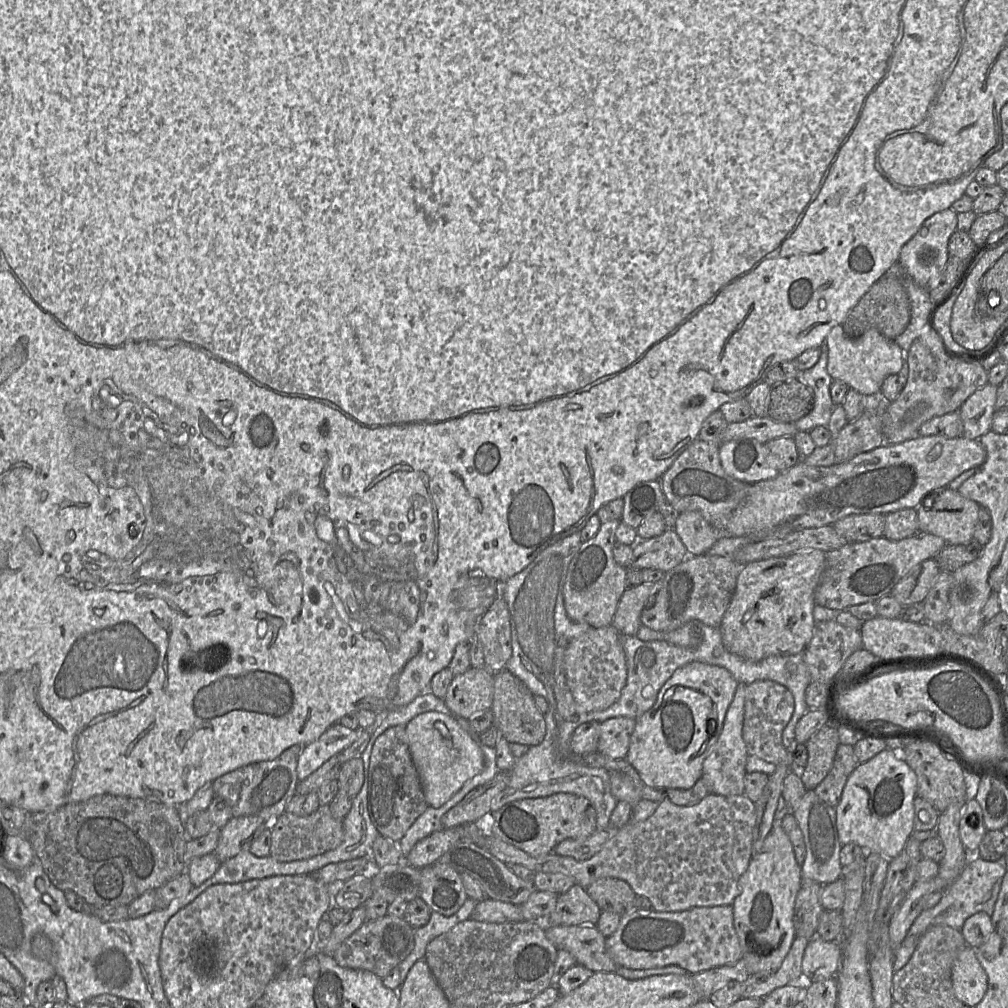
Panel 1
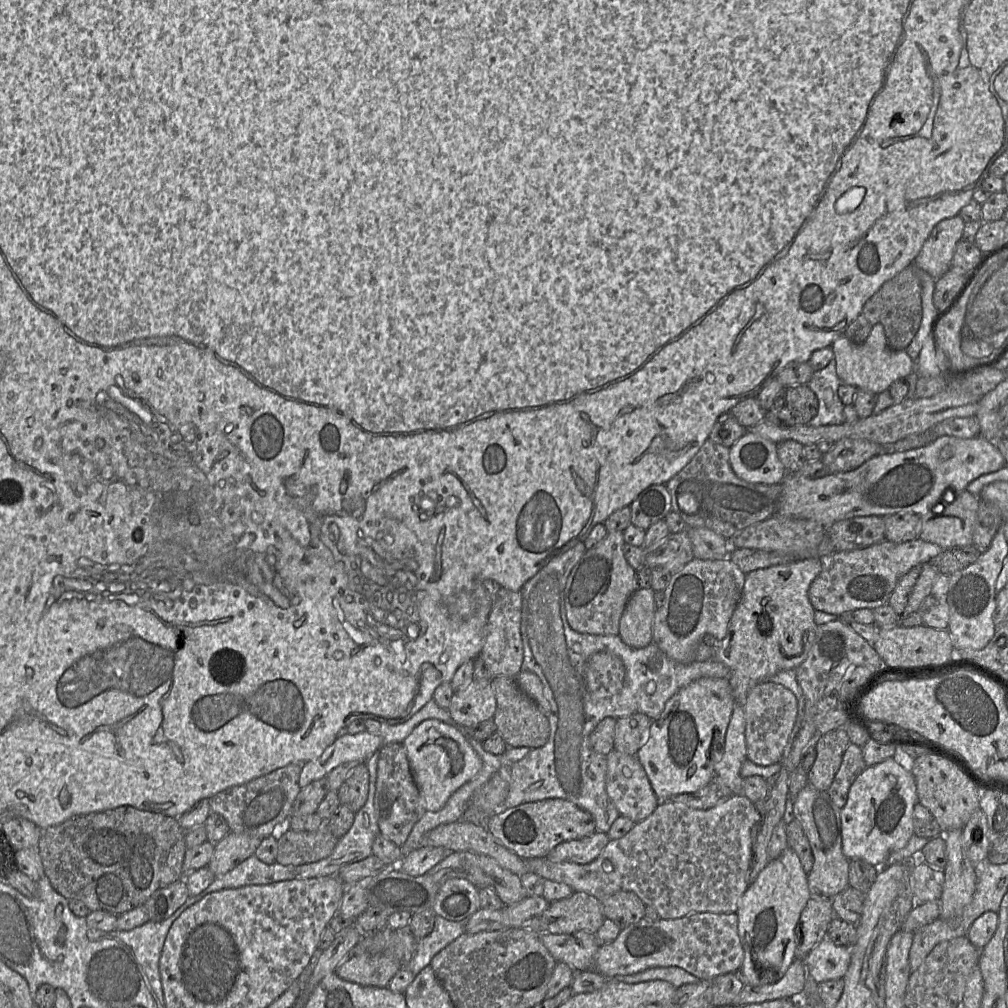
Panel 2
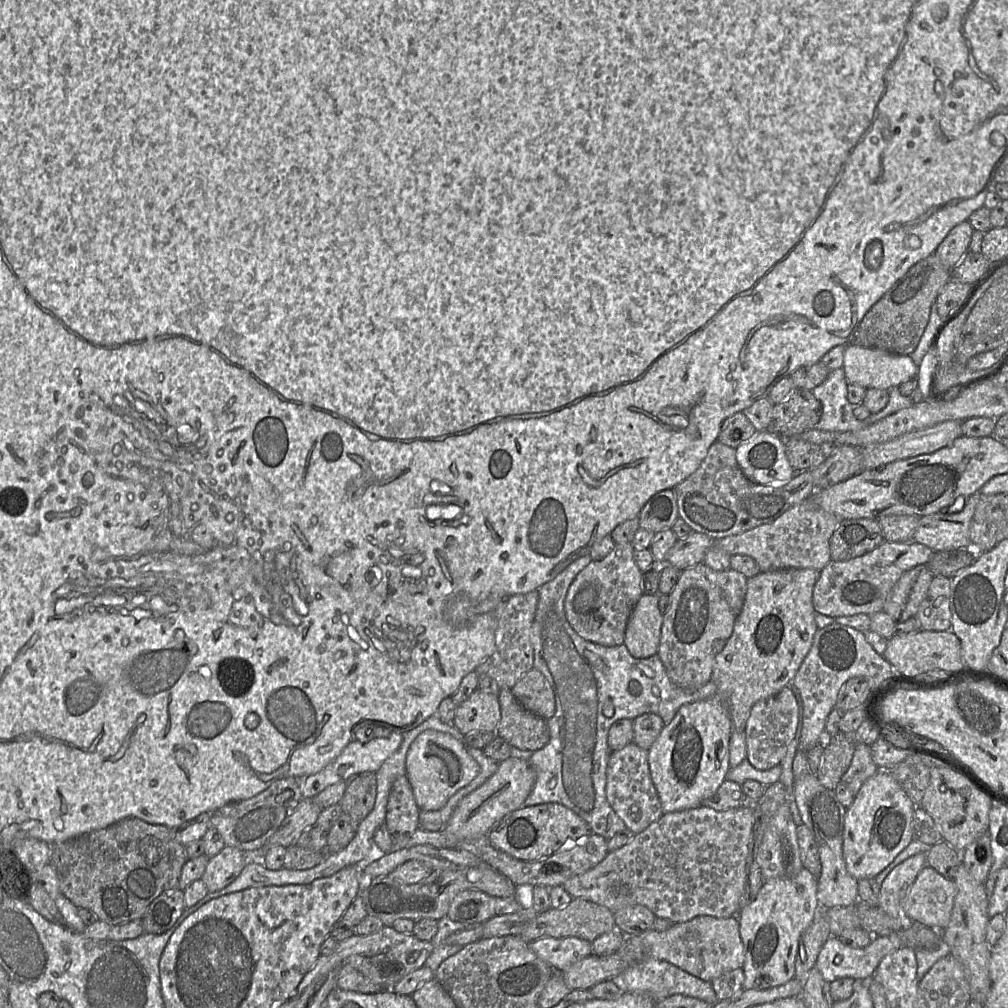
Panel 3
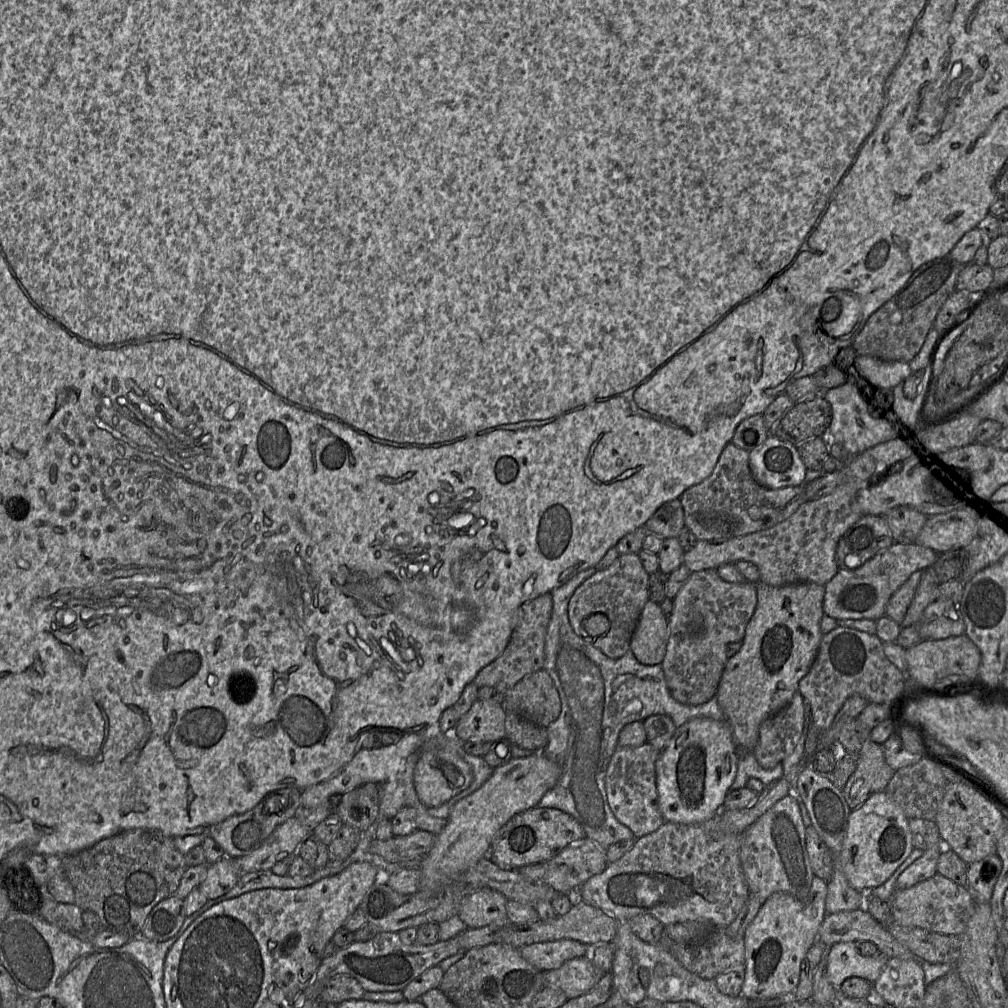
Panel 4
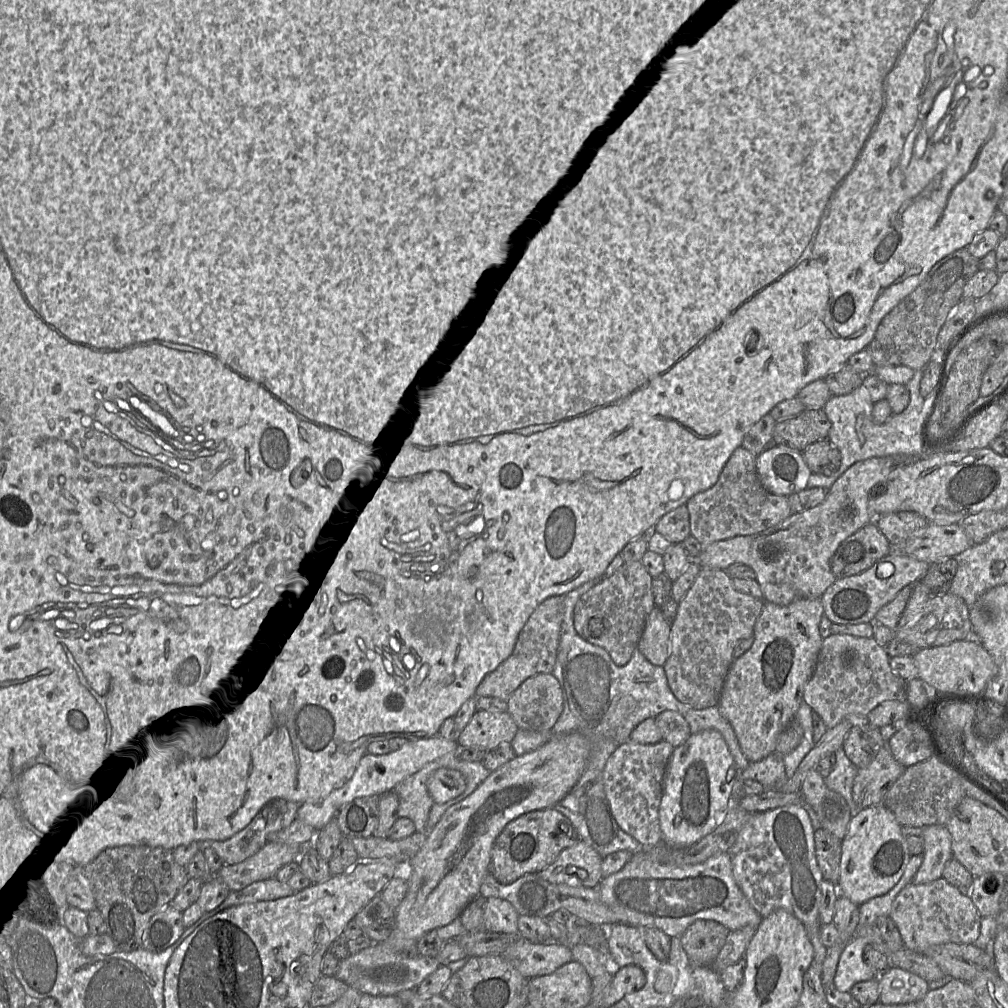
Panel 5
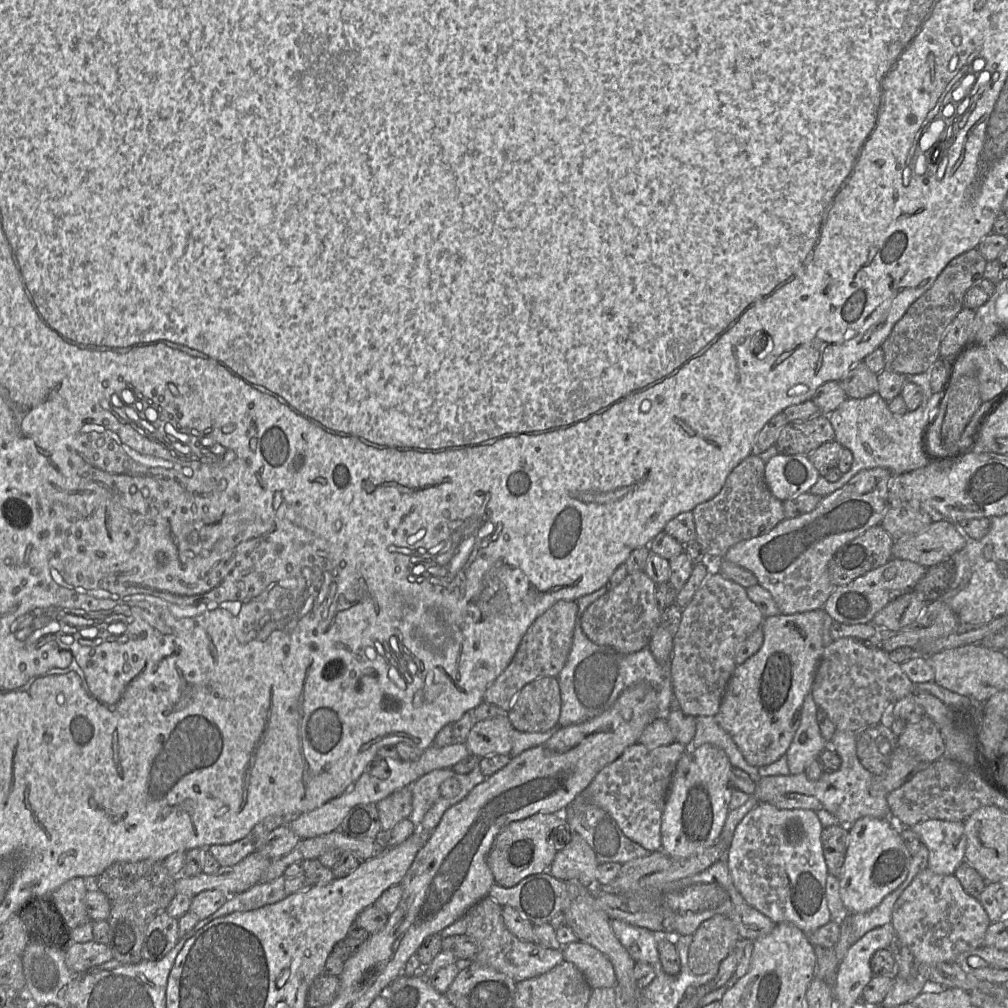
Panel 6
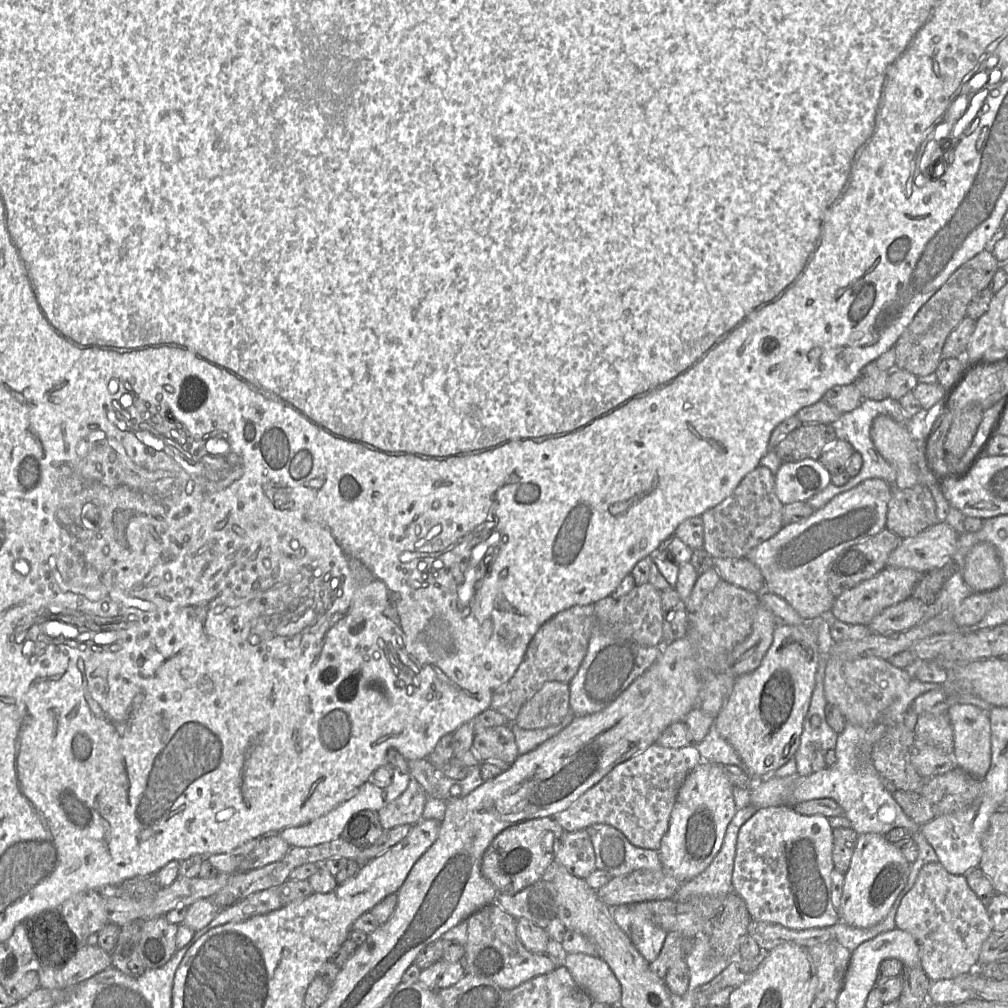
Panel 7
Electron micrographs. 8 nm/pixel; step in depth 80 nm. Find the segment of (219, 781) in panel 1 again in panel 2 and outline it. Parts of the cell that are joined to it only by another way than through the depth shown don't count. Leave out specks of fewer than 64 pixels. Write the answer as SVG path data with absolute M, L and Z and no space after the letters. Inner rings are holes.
M292 763L214 795L209 799L211 812L225 819L229 832L259 839L275 836L292 814L295 799L301 790L299 787L301 766Z

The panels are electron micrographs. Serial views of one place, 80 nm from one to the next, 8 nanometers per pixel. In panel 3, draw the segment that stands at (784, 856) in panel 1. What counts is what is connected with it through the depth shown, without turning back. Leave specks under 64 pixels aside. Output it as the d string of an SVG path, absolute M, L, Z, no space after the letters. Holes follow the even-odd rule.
M802 868L796 875L765 881L756 898L740 907L738 923L745 955L743 989L774 988L795 977L801 935L811 925L820 907L817 889L817 878Z

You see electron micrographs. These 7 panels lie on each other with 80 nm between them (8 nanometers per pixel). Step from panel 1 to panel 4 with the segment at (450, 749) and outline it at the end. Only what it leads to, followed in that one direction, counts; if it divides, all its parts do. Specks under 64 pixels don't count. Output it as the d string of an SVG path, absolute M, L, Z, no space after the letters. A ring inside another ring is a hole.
M422 749L414 769L414 786L420 801L427 808L437 808L470 786L473 773L470 766L453 750Z

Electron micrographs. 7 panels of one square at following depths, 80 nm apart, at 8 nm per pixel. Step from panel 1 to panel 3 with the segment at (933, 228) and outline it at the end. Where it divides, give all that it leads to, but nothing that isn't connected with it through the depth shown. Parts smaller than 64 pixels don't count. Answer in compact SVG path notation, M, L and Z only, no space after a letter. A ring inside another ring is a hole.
M964 221L949 232L934 252L944 266L953 270L960 263L969 251L973 231L972 225Z

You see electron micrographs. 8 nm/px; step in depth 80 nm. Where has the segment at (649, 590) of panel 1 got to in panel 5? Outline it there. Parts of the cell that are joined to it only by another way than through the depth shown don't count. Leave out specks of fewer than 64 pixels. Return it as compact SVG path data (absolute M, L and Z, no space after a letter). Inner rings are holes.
M659 607L649 614L637 650L653 665L662 666L670 655L670 624Z

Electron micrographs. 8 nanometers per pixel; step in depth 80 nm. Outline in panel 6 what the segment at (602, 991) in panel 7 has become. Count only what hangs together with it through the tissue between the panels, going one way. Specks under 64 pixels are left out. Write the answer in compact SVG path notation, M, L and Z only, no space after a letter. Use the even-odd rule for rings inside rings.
M578 940L562 947L564 961L575 965L591 988L615 988L617 979L609 959L596 948Z

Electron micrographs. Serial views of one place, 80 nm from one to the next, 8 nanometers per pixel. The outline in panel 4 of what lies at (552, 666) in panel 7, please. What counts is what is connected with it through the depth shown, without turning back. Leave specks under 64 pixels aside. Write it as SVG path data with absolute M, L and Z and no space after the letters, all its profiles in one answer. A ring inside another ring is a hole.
M550 593L526 601L518 611L518 621L503 653L479 671L475 677L478 688L490 686L505 694L525 676L543 670L545 662L545 638L553 608Z

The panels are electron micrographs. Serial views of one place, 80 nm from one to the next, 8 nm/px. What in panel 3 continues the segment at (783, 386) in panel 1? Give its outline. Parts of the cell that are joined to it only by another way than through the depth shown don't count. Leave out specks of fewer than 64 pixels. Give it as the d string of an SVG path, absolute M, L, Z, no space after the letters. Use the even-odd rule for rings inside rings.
M796 388L783 401L774 404L768 431L787 440L816 428L822 404L811 390Z

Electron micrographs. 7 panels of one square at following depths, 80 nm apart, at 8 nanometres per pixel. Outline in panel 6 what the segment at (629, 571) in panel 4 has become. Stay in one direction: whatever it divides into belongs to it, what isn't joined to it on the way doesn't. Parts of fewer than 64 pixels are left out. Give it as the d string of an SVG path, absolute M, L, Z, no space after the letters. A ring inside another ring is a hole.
M645 572L629 573L618 585L592 602L579 616L584 634L593 643L609 646L623 654L646 648L655 630L661 625L662 609L655 597L656 583Z

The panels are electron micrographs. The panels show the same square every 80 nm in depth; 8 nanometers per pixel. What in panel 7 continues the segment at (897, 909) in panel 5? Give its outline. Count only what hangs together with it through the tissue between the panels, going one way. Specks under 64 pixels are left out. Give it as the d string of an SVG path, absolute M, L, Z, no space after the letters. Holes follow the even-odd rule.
M931 862L921 868L915 884L901 900L895 923L898 929L909 932L916 939L921 966L931 981L954 979L972 971L977 965L983 942L994 929L985 905L969 887L965 876L949 873L939 862Z

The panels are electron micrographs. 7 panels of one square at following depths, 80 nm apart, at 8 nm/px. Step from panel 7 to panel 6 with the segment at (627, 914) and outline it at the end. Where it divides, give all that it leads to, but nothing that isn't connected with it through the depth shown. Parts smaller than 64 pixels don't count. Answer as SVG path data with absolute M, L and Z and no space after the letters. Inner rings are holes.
M612 920L611 928L636 963L647 963L654 969L655 978L652 982L655 982L660 972L664 971L657 949L660 936L646 928L633 926L622 920Z

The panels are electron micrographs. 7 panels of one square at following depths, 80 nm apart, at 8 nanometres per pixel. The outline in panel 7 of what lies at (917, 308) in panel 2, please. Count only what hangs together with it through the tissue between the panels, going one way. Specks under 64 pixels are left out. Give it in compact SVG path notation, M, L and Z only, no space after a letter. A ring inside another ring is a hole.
M983 250L960 266L941 288L919 309L905 331L898 338L895 350L895 369L916 376L935 373L948 335L967 316L967 306L980 291L989 288L995 272L1001 267L990 250Z

